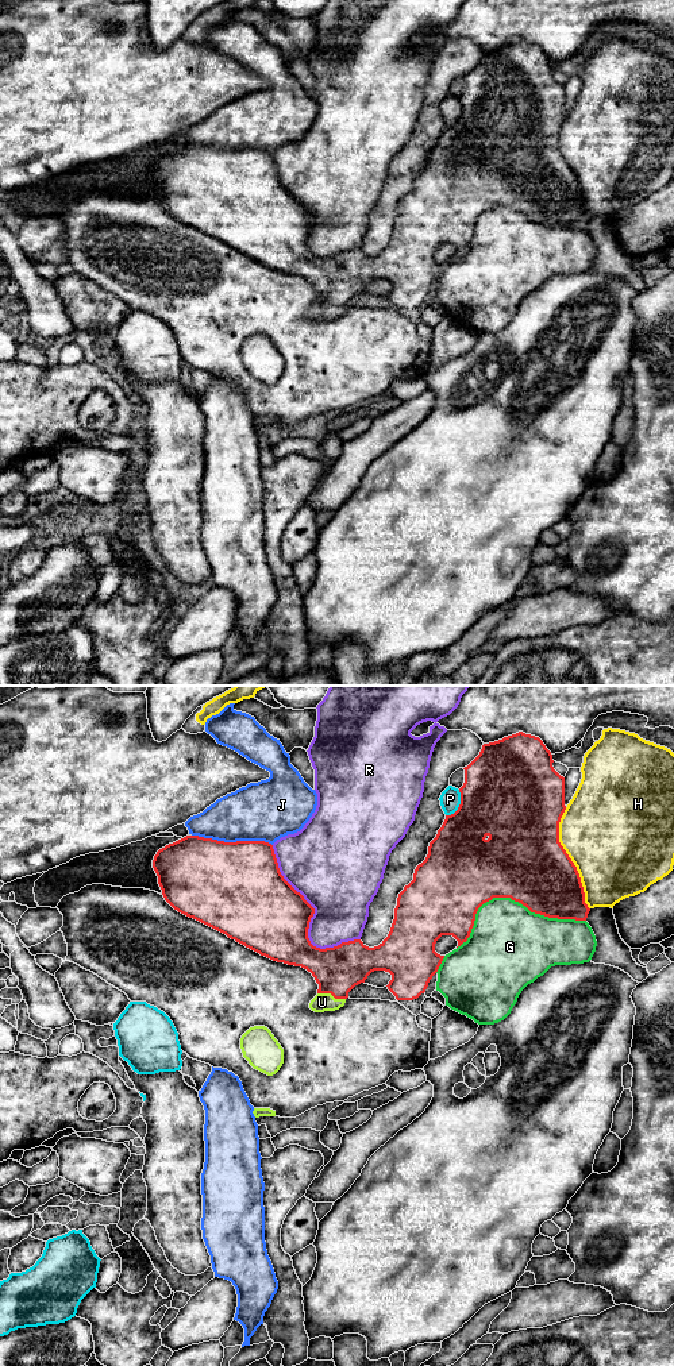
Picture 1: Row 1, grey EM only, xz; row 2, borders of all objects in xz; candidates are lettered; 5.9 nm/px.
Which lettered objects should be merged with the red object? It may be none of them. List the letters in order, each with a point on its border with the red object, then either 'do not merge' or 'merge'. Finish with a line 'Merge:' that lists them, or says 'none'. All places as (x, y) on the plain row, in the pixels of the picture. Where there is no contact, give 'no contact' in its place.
G: contact xz (511, 207); do not merge
H: contact xz (570, 168); do not merge
J: contact xz (232, 151); do not merge
P: contact xz (459, 114); do not merge
R: contact xz (311, 226); do not merge
U: contact xz (331, 303); merge
Merge: U

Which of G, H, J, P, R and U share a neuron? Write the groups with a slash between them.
G / H / J / P / R / U

